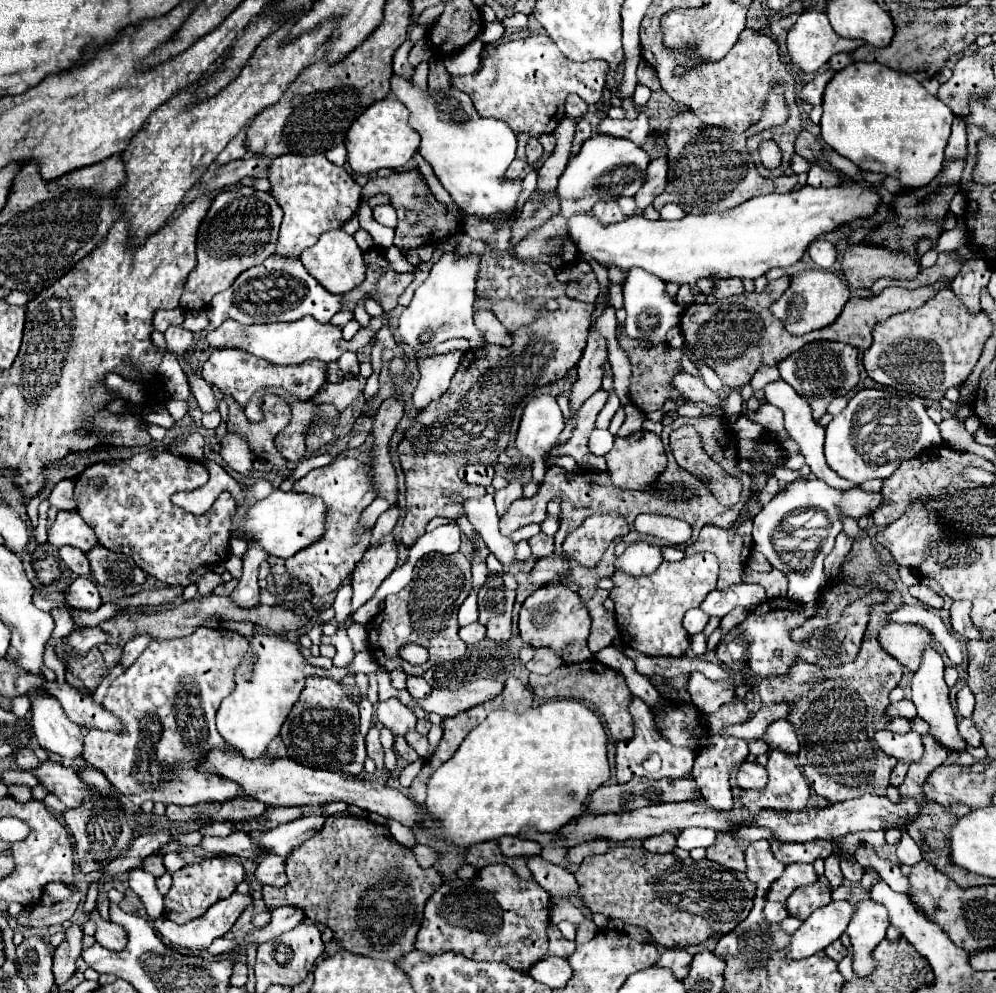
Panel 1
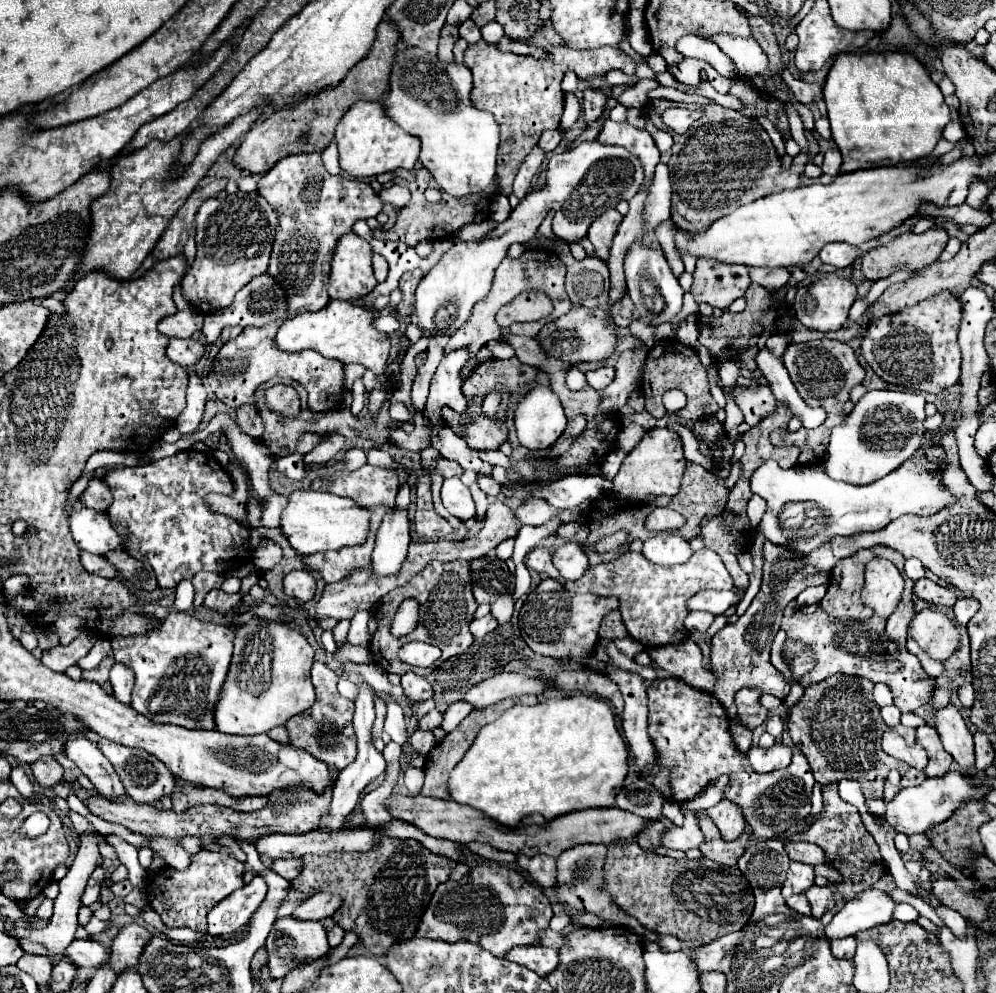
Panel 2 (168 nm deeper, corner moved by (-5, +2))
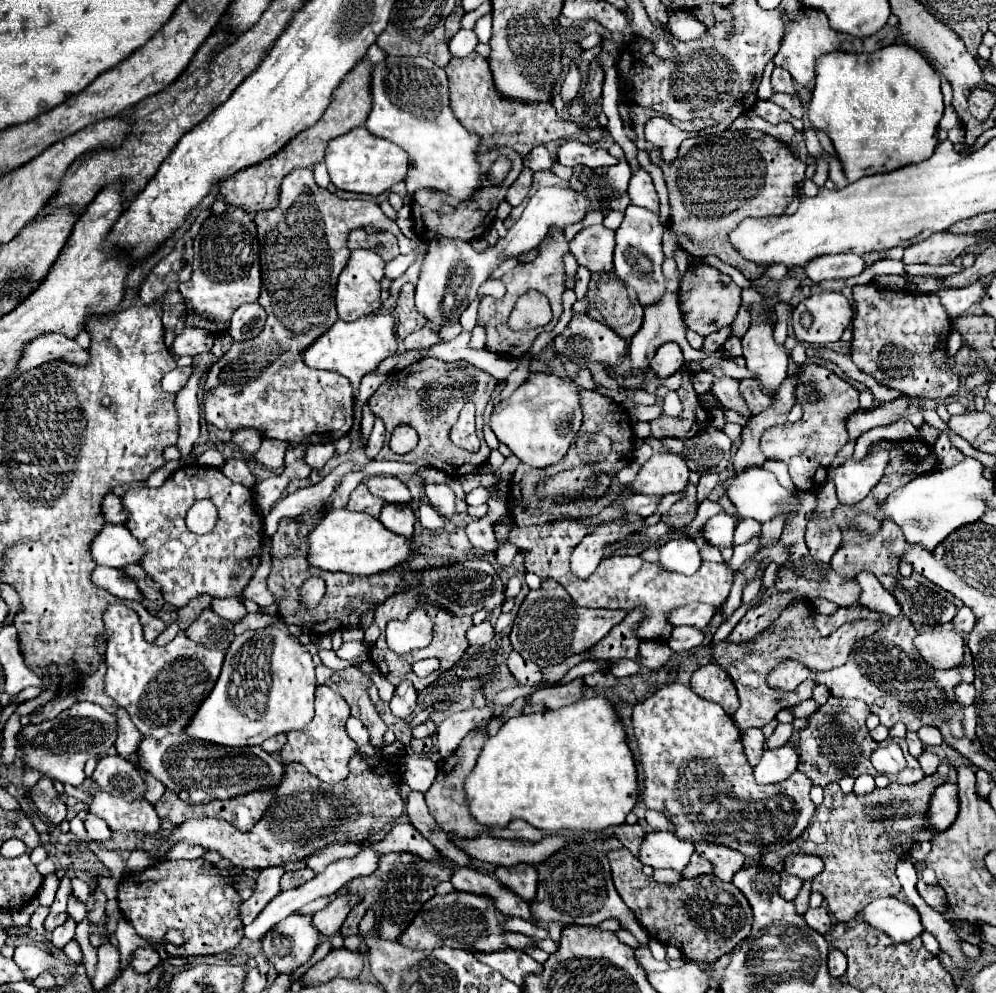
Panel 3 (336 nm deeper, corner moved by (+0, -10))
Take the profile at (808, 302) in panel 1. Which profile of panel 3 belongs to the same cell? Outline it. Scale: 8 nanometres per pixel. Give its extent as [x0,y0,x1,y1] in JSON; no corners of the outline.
[793,292,853,346]

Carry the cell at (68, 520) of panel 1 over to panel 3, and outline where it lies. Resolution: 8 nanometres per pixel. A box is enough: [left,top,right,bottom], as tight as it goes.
[91,524,145,568]

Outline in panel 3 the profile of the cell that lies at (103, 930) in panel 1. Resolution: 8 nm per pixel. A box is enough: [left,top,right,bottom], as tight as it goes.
[129,948,159,974]

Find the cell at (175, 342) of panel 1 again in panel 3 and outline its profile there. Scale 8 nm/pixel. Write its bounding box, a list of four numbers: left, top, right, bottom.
[163,366,191,392]

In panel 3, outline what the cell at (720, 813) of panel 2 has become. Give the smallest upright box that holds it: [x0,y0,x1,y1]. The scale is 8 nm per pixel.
[693,842,745,880]

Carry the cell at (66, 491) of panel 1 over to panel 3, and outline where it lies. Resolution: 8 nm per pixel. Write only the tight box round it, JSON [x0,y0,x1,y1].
[101,494,127,524]

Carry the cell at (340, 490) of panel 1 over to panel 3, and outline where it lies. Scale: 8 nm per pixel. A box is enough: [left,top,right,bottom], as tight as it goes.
[347,482,385,518]

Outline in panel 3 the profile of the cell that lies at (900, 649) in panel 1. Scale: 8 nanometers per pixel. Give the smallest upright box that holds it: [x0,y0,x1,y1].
[913,630,965,668]

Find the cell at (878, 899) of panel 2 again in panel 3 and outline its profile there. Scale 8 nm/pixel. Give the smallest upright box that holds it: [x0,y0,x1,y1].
[861,896,923,942]

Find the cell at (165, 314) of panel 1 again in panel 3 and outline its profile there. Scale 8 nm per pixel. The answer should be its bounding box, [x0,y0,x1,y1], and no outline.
[173,326,213,356]

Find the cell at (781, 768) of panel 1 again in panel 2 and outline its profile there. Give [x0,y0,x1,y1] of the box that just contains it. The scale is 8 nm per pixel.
[640,678,816,840]

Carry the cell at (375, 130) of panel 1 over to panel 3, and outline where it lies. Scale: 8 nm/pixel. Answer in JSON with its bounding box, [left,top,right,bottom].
[325,126,409,196]

